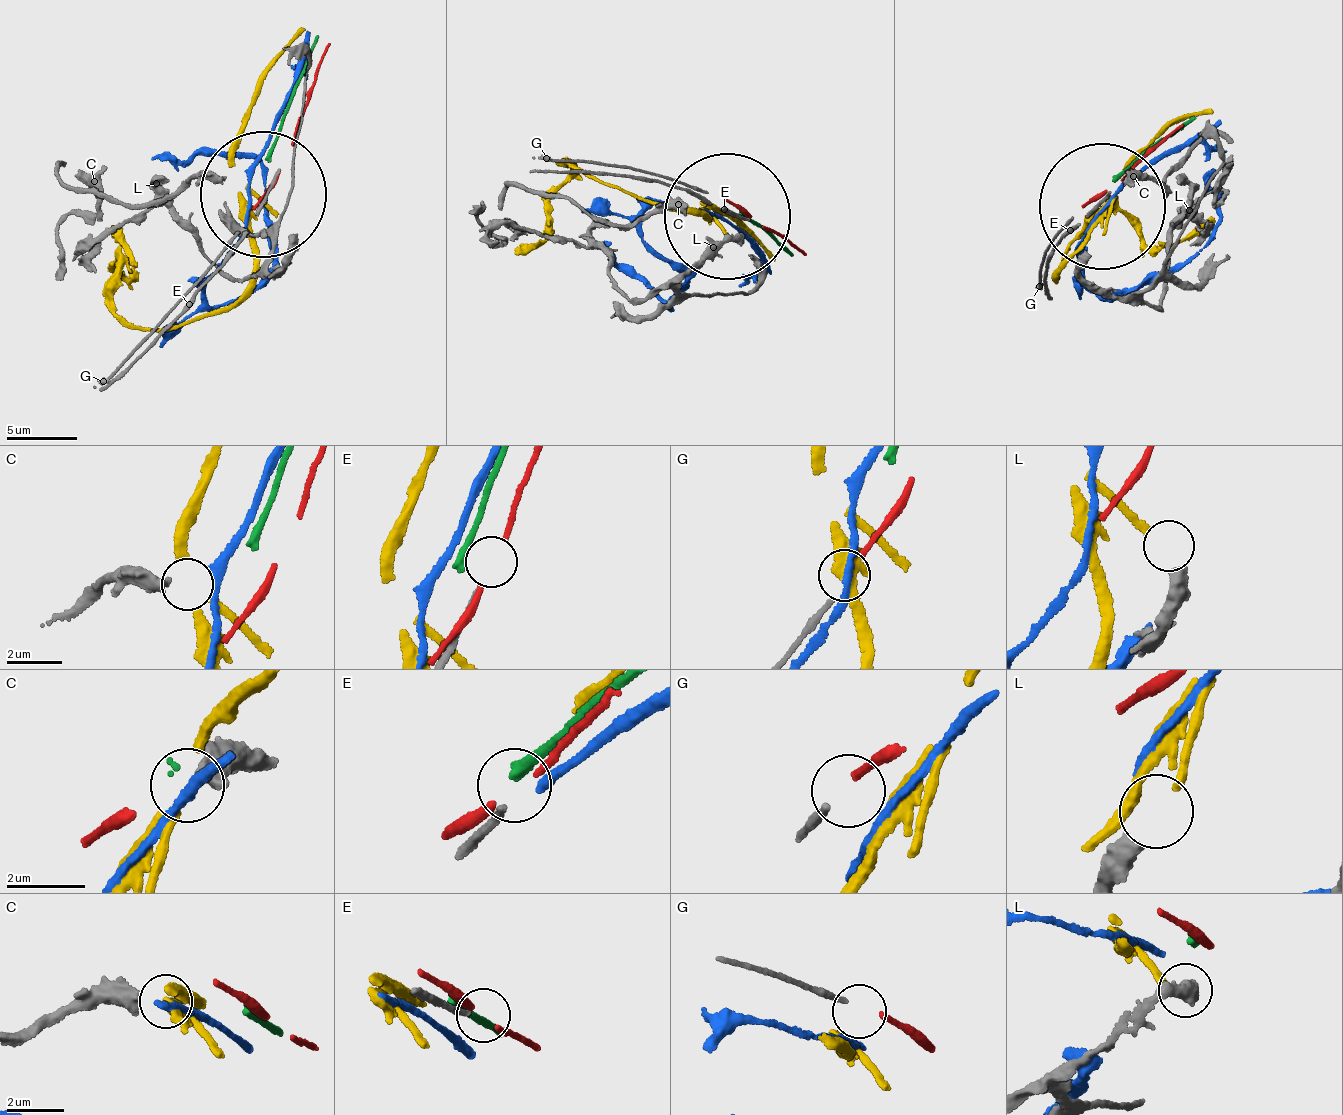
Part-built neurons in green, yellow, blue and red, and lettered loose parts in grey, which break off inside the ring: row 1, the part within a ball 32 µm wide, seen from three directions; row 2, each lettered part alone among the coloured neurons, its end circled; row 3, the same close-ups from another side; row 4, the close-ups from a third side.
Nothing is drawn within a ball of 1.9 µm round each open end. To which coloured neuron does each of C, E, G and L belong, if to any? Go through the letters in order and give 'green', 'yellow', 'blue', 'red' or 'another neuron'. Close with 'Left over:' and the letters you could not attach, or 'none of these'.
C: blue
E: another neuron
G: red
L: yellow
Left over: E

